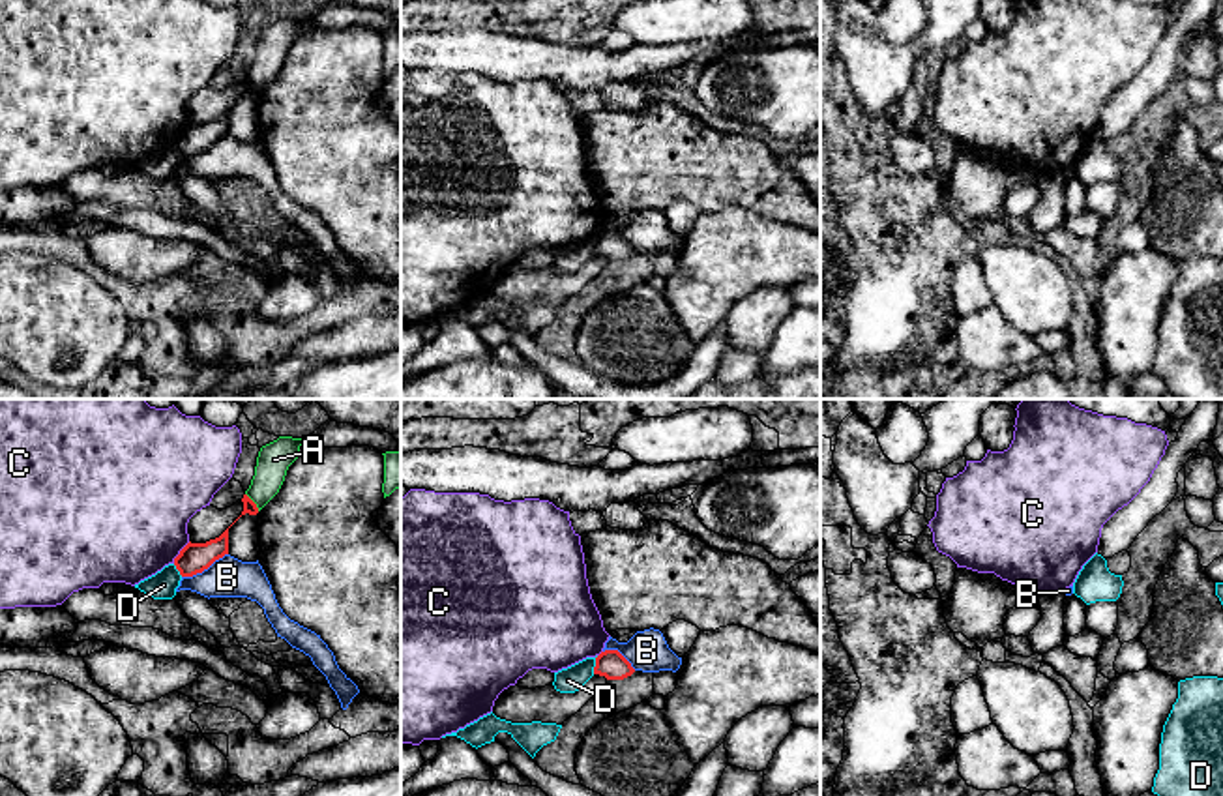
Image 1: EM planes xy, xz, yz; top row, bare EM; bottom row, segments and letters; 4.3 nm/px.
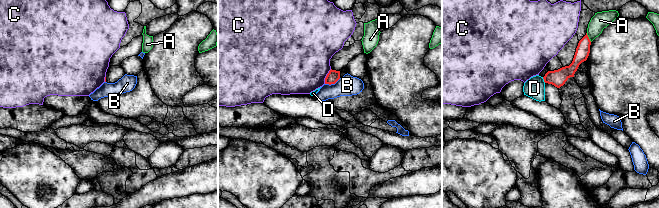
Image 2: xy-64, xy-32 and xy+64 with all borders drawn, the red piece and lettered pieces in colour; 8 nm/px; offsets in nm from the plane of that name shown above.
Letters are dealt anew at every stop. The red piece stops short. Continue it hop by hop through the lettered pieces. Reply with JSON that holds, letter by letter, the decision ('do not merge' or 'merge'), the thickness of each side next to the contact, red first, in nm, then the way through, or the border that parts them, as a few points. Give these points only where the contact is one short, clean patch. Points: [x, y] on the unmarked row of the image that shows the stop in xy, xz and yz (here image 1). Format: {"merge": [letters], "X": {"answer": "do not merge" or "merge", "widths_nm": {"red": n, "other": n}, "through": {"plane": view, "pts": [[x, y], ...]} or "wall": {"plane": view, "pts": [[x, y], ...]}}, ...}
{"merge": [], "A": {"answer": "do not merge", "widths_nm": {"red": 90, "other": 140}}, "B": {"answer": "do not merge", "widths_nm": {"red": 130, "other": 180}, "wall": {"plane": "xy", "pts": [[227, 133], [201, 152], [182, 158]]}}, "C": {"answer": "do not merge", "widths_nm": {"red": 130, "other": 480}}, "D": {"answer": "do not merge", "widths_nm": {"red": 120, "other": 110}, "wall": {"plane": "xz", "pts": [[598, 236], [592, 253]]}}}

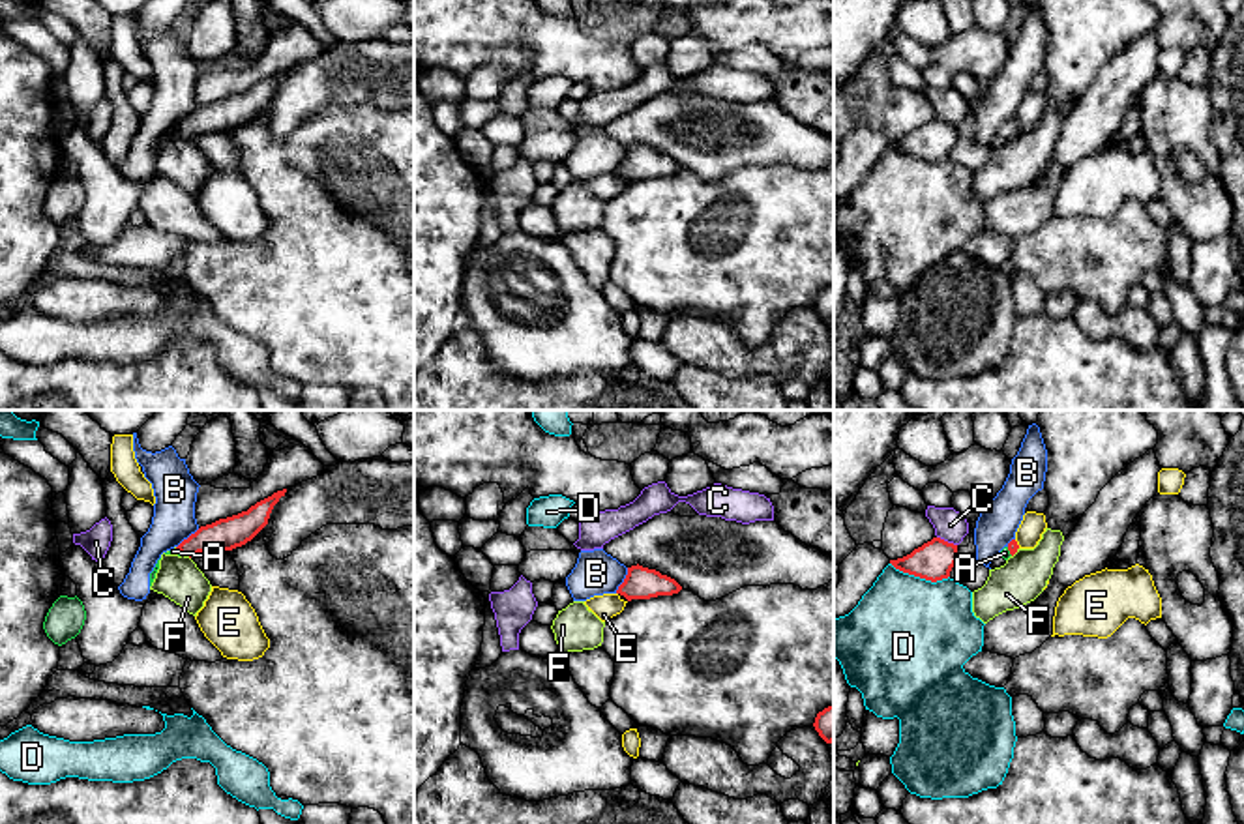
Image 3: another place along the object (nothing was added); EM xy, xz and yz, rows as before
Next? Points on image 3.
{"merge": ["A"], "A": {"answer": "merge", "widths_nm": {"red": 50, "other": 50}, "through": {"plane": "yz", "pts": [[1012, 126], [1008, 130], [1005, 133]]}}, "B": {"answer": "do not merge", "widths_nm": {"red": 140, "other": 190}, "wall": {"plane": "xz", "pts": [[628, 148], [615, 173]]}}, "C": {"answer": "do not merge", "widths_nm": {"red": 170, "other": 140}, "wall": {"plane": "yz", "pts": [[937, 117], [956, 126]]}}, "D": {"answer": "do not merge", "widths_nm": {"red": 170, "other": 500}}, "E": {"answer": "do not merge", "widths_nm": {"red": 50, "other": 110}, "wall": {"plane": "yz", "pts": [[1014, 120], [1020, 128]]}}, "F": {"answer": "do not merge", "widths_nm": {"red": 140, "other": 190}, "wall": {"plane": "xy", "pts": [[182, 133], [190, 139]]}}}

